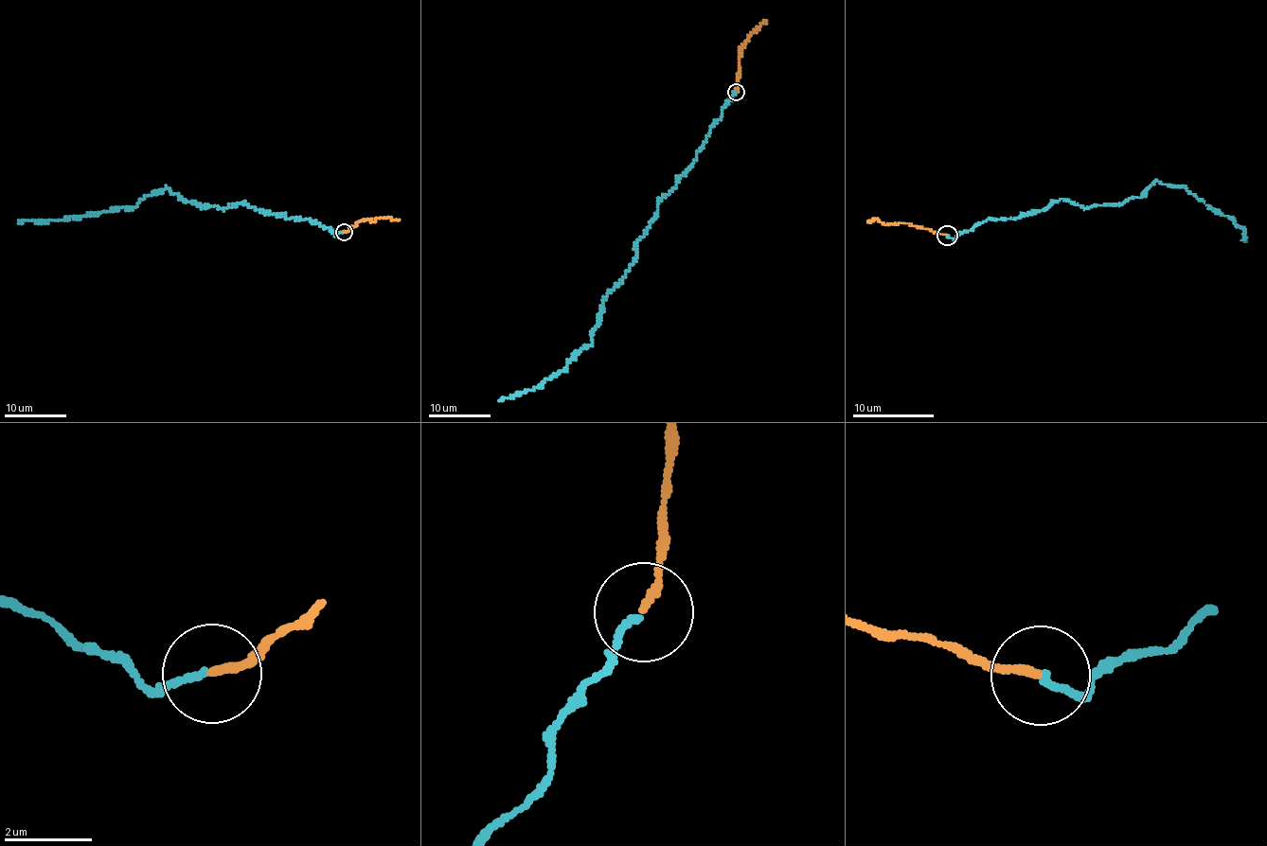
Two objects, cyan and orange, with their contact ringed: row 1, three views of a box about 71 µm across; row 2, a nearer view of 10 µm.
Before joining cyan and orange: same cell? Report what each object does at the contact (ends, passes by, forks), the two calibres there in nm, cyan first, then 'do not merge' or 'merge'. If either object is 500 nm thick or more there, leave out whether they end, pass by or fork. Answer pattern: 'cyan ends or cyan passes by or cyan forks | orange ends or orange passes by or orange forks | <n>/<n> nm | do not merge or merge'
cyan ends | orange ends | 150/180 nm | merge

